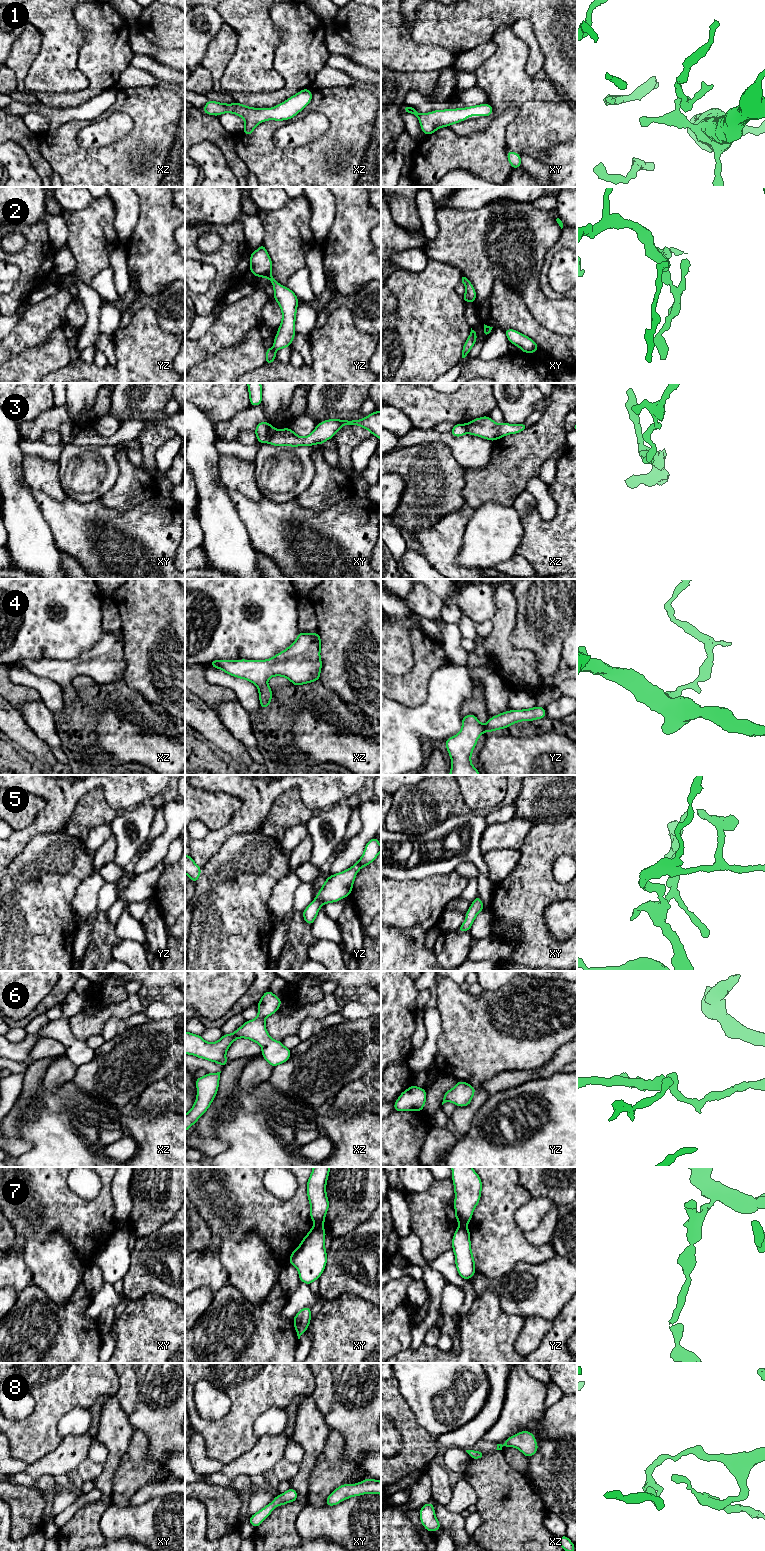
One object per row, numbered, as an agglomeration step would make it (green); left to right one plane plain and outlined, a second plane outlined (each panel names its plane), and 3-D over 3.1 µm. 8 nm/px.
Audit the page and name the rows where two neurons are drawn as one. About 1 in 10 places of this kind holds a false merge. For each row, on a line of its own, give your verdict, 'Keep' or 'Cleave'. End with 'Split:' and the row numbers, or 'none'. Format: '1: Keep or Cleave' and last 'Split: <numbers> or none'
1: Keep
2: Keep
3: Cleave
4: Keep
5: Keep
6: Keep
7: Cleave
8: Keep
Split: 3, 7

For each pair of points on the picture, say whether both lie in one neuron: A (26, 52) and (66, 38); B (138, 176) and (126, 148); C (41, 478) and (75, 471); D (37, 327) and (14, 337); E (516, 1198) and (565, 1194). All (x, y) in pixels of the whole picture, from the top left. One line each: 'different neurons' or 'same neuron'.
A: different neurons
B: same neuron
C: different neurons
D: same neuron
E: different neurons

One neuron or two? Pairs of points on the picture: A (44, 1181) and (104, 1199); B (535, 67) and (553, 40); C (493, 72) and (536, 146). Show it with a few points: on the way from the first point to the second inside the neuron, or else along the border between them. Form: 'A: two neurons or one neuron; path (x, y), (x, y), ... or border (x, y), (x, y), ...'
A: one neuron; path (59, 1196), (68, 1205), (89, 1205)
B: two neurons; border (534, 32), (543, 55), (543, 68)
C: one neuron; path (511, 90), (536, 115), (536, 128)

